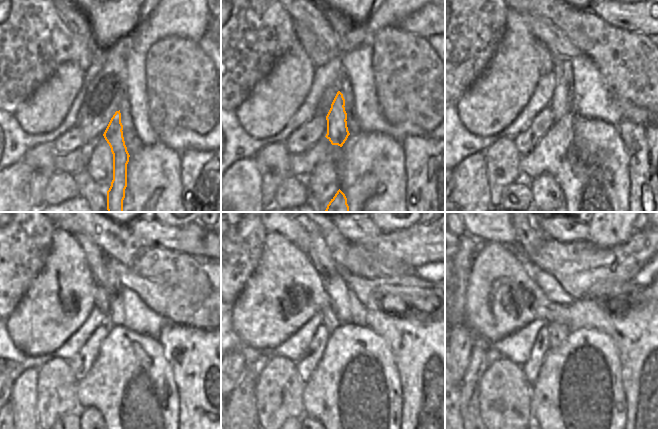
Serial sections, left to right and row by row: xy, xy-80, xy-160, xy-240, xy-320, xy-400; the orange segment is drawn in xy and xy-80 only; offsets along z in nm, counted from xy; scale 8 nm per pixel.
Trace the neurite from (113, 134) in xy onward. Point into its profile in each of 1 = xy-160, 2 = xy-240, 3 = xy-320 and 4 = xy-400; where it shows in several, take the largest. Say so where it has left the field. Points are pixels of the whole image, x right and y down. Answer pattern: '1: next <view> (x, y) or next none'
1: next xy-160 (560, 104)
2: next xy-240 (98, 262)
3: next xy-320 (297, 234)
4: next xy-400 (503, 232)

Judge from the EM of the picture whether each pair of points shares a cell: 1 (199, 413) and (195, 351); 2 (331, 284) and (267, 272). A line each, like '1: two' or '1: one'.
1: one
2: two

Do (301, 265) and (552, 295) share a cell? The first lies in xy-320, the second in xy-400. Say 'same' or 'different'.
different

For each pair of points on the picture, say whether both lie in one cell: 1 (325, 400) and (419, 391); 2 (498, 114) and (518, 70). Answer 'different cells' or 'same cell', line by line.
1: different cells
2: same cell

